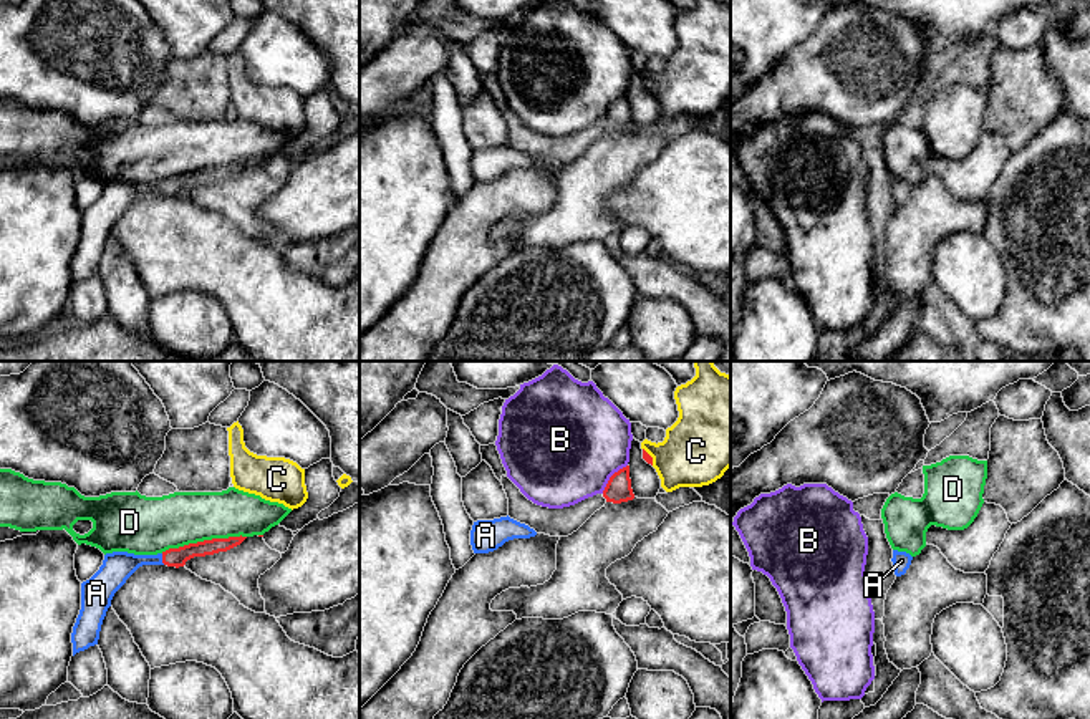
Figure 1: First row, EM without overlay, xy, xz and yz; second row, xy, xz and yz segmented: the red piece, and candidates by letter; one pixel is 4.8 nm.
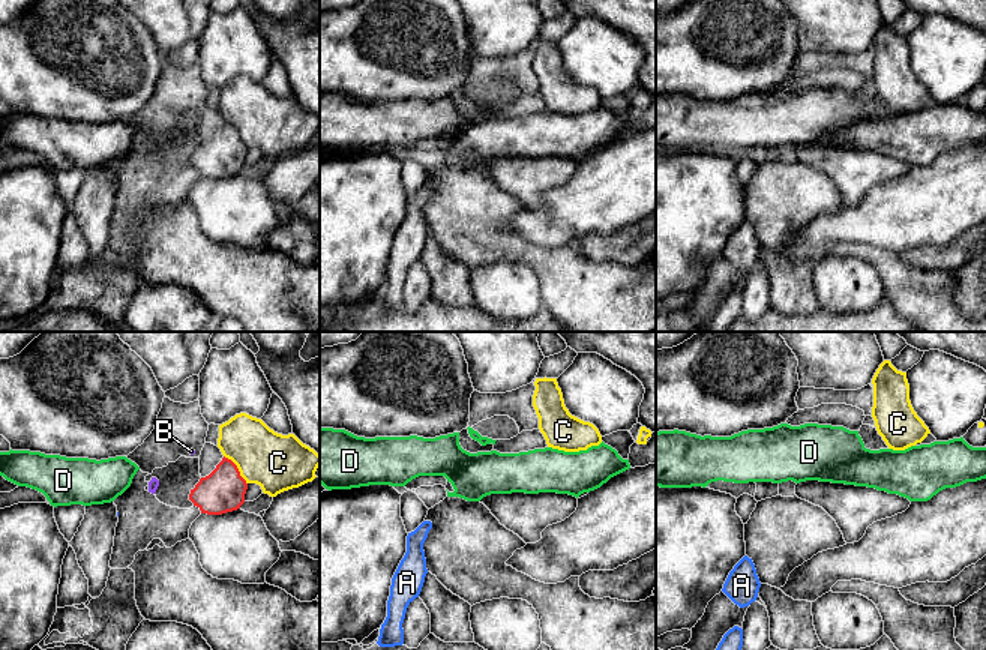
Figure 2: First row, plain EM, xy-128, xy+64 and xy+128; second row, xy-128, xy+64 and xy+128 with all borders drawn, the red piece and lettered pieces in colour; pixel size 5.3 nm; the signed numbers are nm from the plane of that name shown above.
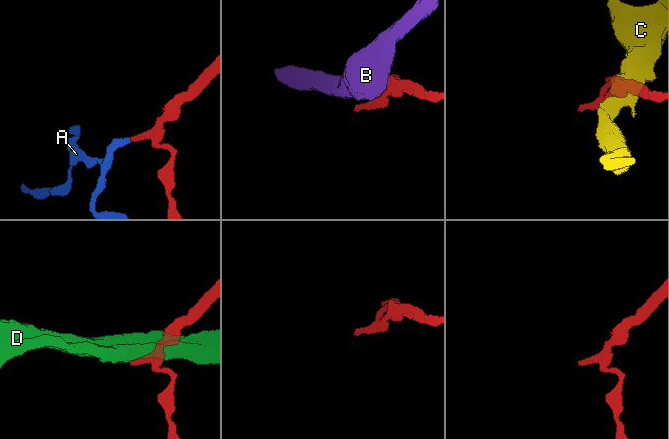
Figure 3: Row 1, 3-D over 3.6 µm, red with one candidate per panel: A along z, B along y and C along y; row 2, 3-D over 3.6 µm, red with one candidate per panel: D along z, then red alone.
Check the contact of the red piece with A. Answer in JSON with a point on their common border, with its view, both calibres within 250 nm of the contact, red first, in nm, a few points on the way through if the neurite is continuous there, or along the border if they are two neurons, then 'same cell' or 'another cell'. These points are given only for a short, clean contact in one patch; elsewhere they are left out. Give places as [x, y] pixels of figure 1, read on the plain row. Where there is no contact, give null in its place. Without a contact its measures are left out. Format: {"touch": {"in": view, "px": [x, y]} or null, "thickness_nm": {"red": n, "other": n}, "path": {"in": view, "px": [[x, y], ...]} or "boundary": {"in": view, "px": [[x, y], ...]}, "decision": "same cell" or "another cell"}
{"touch": {"in": "xy", "px": [163, 188]}, "thickness_nm": {"red": 100, "other": 150}, "path": {"in": "xy", "px": [[174, 186], [163, 188], [143, 188], [116, 196]]}, "decision": "same cell"}

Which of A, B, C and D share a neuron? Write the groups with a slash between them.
A / B / C / D

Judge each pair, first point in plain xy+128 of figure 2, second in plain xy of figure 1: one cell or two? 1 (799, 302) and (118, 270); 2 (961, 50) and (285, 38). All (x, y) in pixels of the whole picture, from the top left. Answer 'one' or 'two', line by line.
1: one
2: one

